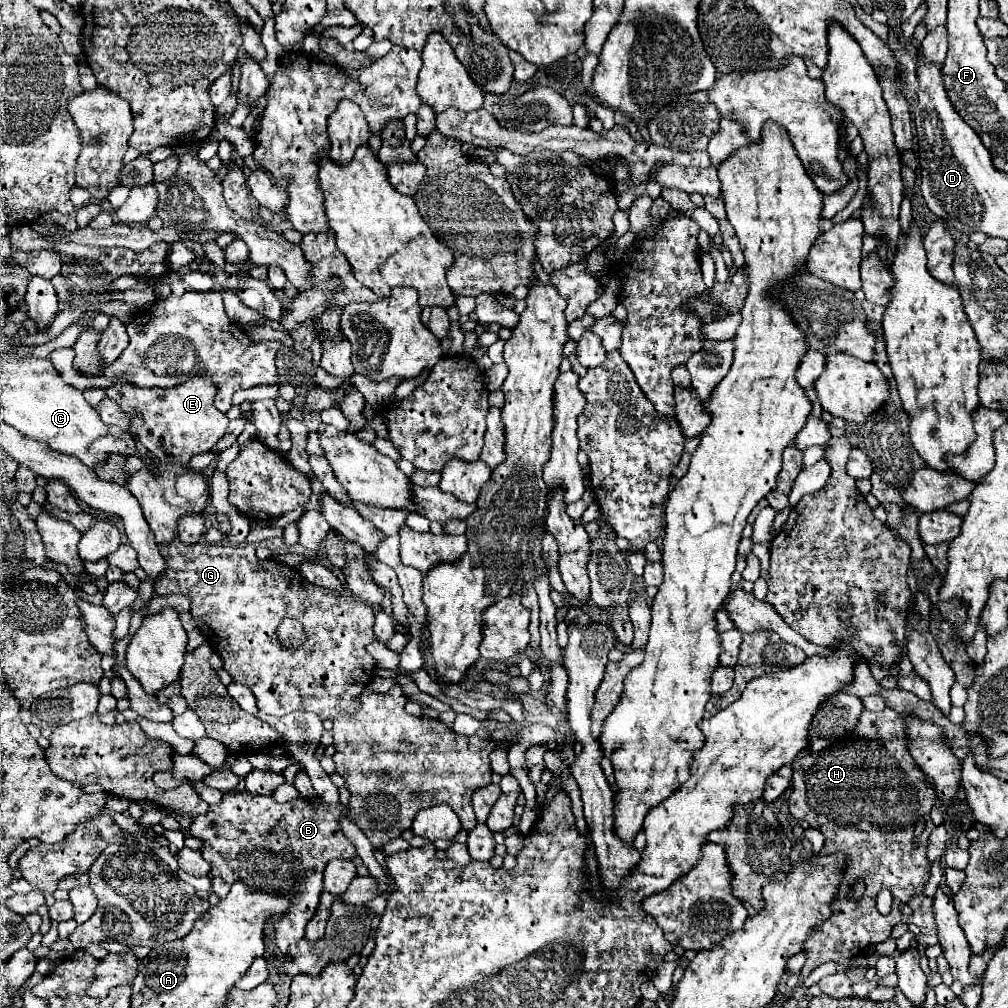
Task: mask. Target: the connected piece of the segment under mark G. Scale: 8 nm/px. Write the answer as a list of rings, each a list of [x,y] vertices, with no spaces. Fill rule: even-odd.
[[[177,537],[171,541],[171,545],[159,545],[159,551],[167,563],[167,573],[155,581],[155,593],[187,593],[191,597],[191,615],[197,627],[223,659],[227,673],[253,691],[259,711],[267,715],[313,711],[321,719],[327,719],[337,717],[339,711],[357,709],[359,693],[367,687],[367,683],[361,683],[361,673],[371,677],[375,669],[375,659],[365,649],[375,639],[375,613],[371,605],[355,599],[349,591],[335,593],[331,589],[317,587],[303,579],[297,569],[291,569],[285,563],[275,559],[259,559],[251,545],[187,545]],[[283,617],[293,617],[307,629],[307,641],[297,651],[281,649],[279,641],[275,641],[275,629]]]

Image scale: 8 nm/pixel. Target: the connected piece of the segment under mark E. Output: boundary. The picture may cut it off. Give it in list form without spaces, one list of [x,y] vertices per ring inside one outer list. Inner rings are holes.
[[[195,377],[187,383],[175,385],[171,389],[145,389],[135,387],[131,383],[117,383],[107,389],[107,397],[117,401],[125,413],[141,411],[145,425],[139,429],[139,441],[147,447],[153,459],[171,463],[171,465],[187,465],[191,457],[205,453],[215,447],[215,443],[227,433],[229,419],[225,413],[213,407],[215,385],[207,381],[207,377]]]

